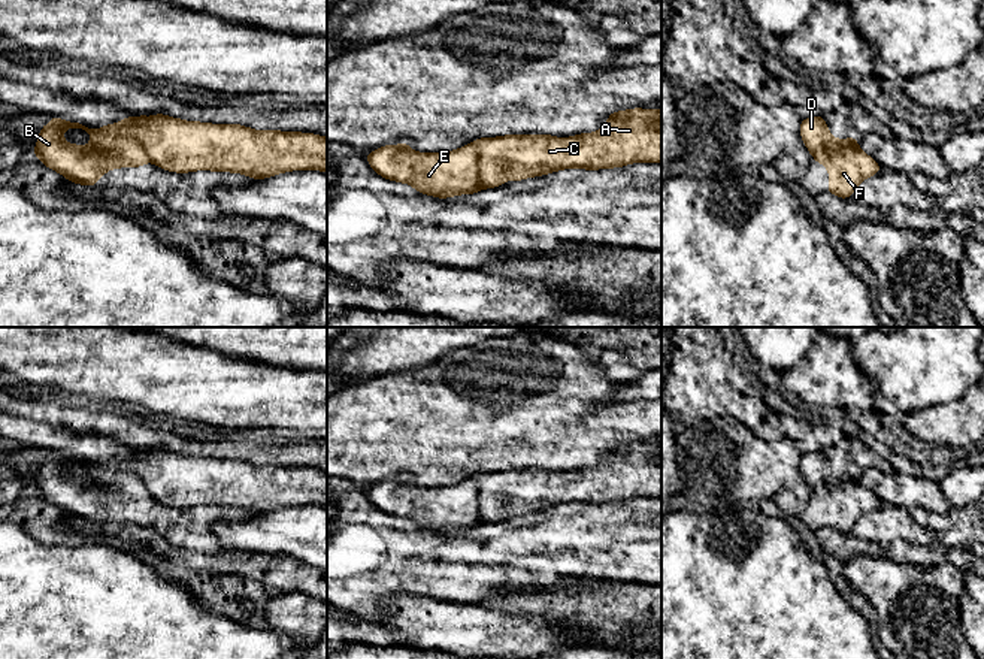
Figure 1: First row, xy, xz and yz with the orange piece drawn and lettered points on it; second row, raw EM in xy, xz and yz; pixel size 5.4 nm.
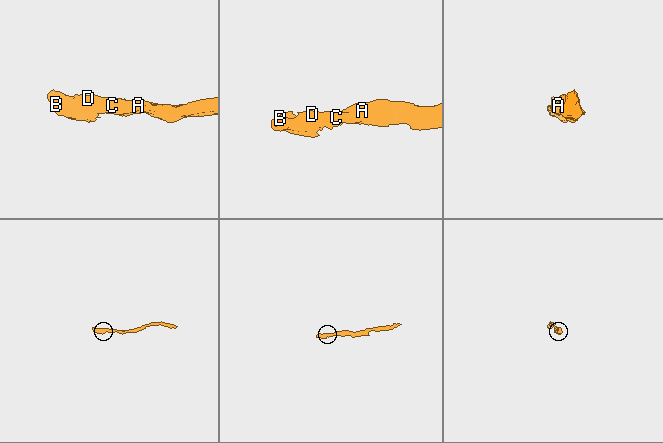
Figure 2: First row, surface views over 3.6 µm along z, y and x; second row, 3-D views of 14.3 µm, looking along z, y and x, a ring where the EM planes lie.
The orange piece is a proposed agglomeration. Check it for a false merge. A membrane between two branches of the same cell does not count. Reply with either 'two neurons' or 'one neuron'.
two neurons

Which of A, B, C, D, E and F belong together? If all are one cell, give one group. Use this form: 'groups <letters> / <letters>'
groups A C D / B E F

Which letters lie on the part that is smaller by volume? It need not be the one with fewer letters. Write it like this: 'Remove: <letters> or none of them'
Remove: B, E, F

